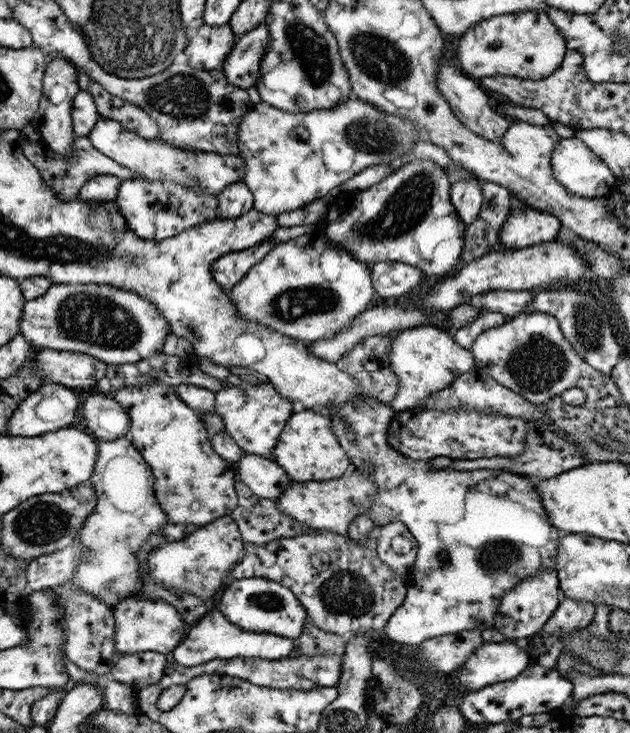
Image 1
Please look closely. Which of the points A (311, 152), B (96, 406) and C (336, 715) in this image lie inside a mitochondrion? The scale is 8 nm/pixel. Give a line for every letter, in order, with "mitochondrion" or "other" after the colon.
A: other
B: other
C: mitochondrion

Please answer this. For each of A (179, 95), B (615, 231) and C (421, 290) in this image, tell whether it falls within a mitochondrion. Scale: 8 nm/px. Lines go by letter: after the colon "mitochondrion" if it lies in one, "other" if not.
A: mitochondrion
B: other
C: other

